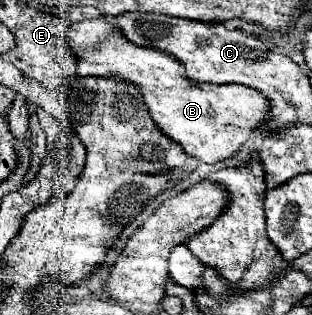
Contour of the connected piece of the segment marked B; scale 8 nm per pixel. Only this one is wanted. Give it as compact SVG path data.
M104 18L74 22L66 30L66 42L78 58L78 76L116 76L134 84L160 130L178 142L186 154L206 164L214 164L238 152L248 132L268 118L266 98L258 90L242 84L198 86L188 80L180 60L166 52L132 44L120 28Z

